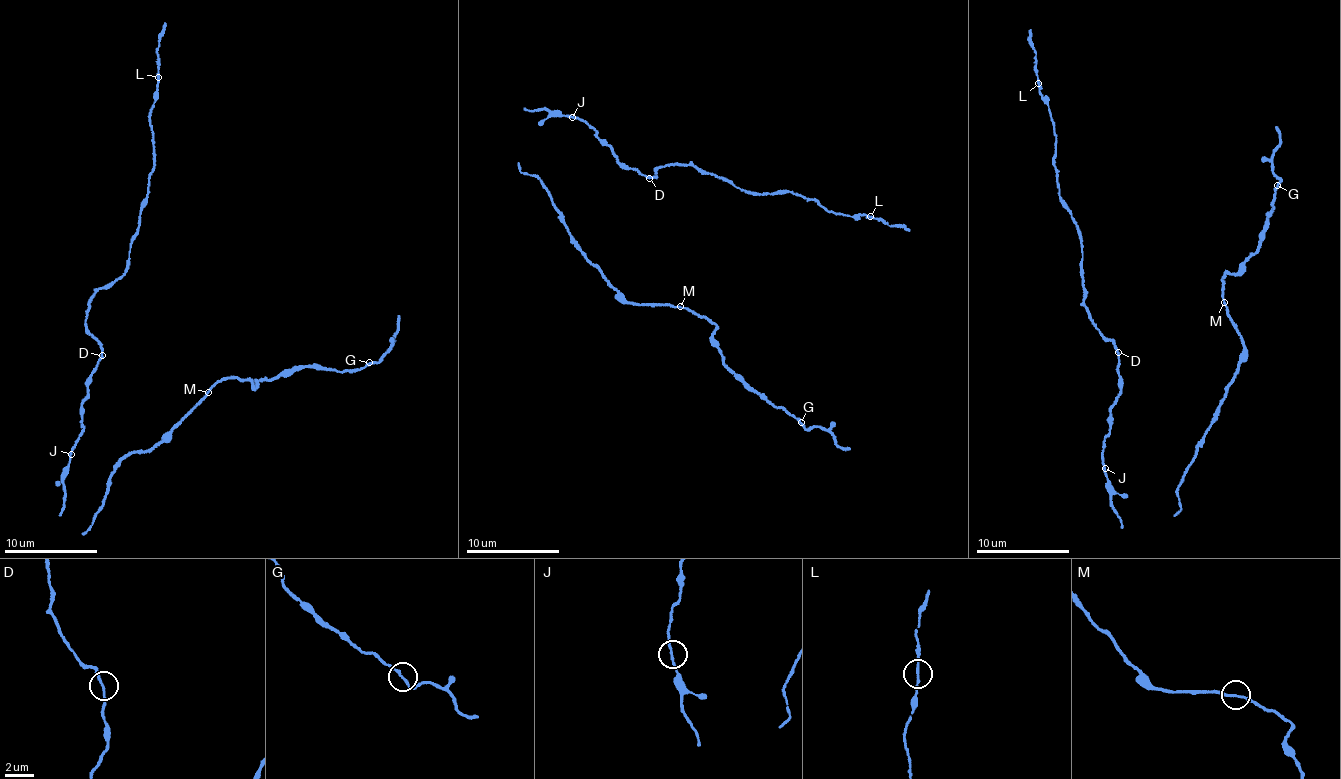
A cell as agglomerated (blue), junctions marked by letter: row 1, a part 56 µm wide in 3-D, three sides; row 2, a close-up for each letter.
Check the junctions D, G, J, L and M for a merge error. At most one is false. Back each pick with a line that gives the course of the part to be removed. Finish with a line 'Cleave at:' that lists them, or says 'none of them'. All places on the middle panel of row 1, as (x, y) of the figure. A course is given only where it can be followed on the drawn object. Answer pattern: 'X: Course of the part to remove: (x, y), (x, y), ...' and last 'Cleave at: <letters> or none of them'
Cleave at: none of them

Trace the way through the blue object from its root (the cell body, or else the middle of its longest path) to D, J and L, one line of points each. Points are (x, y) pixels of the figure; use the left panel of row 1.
D: (60, 512), (64, 492), (63, 470), (83, 429), (82, 400), (87, 395), (86, 379), (102, 355)
J: (60, 512), (64, 492), (63, 470), (71, 454)
L: (60, 512), (86, 379), (100, 355), (87, 312), (128, 266), (154, 164), (158, 77)

